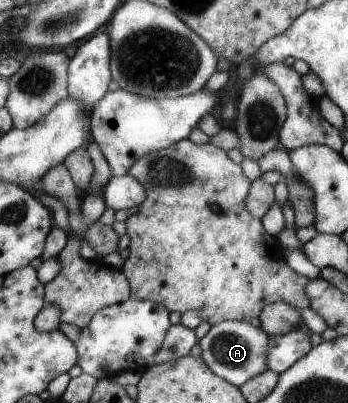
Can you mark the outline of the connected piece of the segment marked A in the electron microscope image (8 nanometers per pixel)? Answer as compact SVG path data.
M223 320L213 324L197 343L201 348L200 358L207 367L235 387L268 369L266 366L268 335L260 327L256 328L237 320Z

